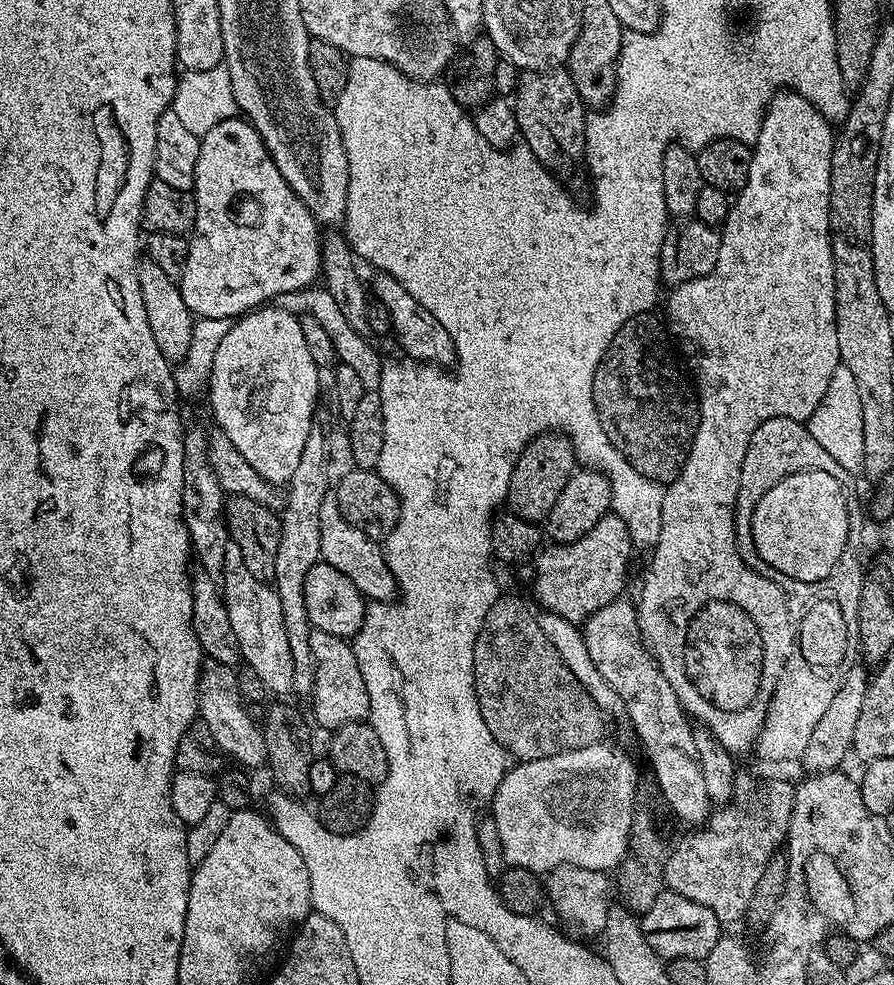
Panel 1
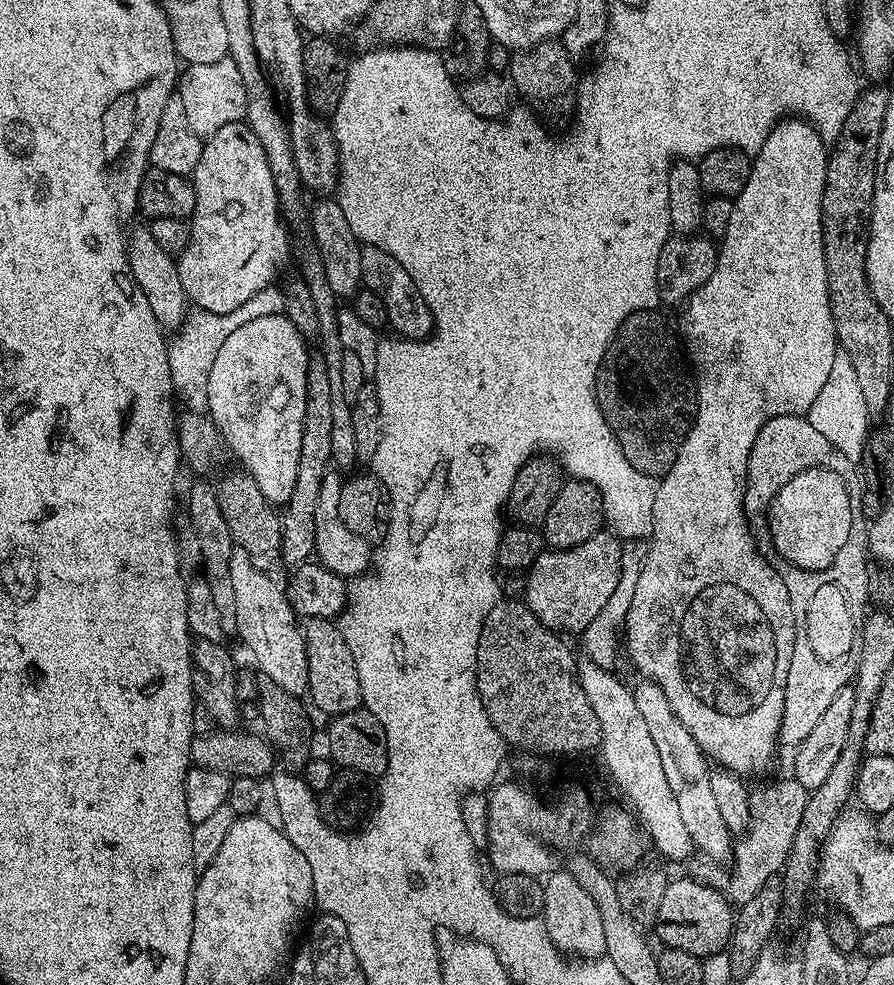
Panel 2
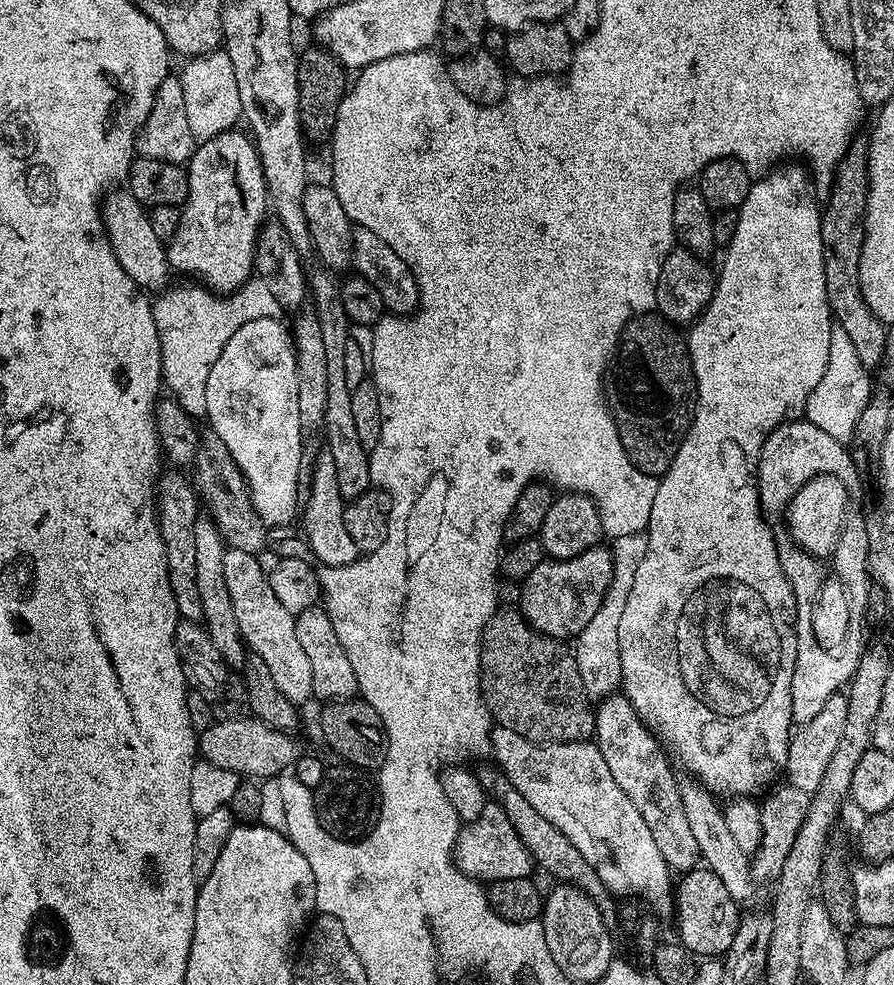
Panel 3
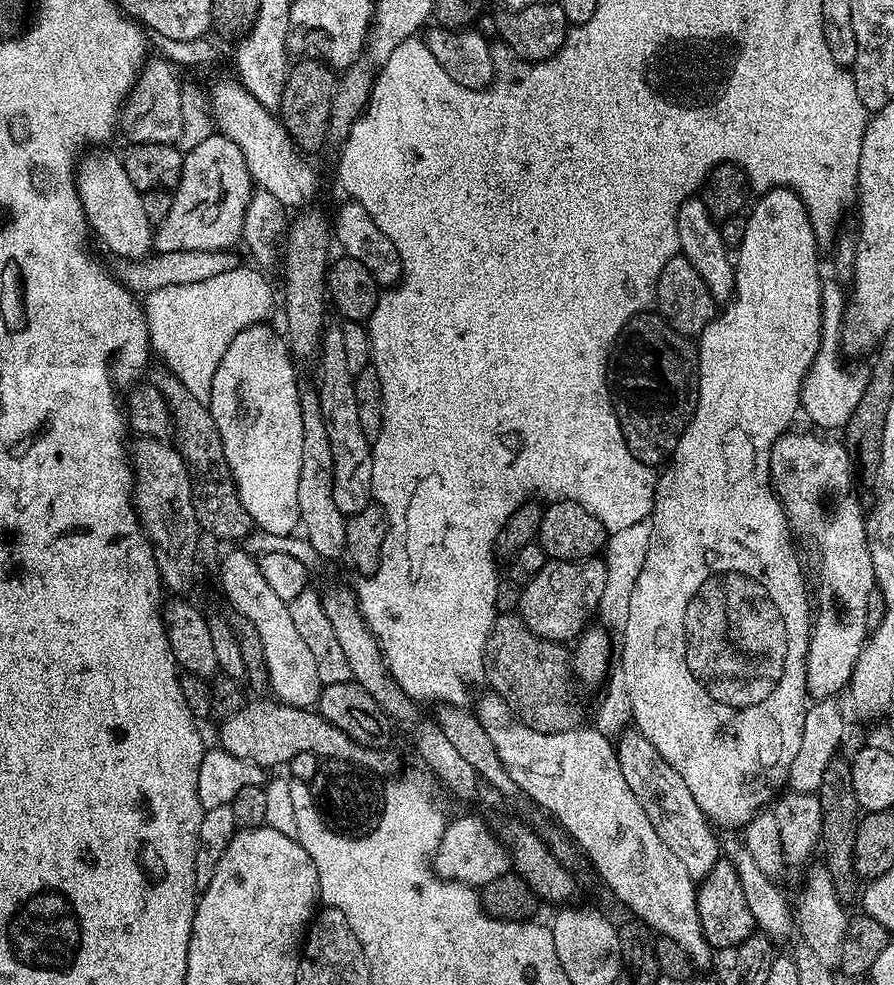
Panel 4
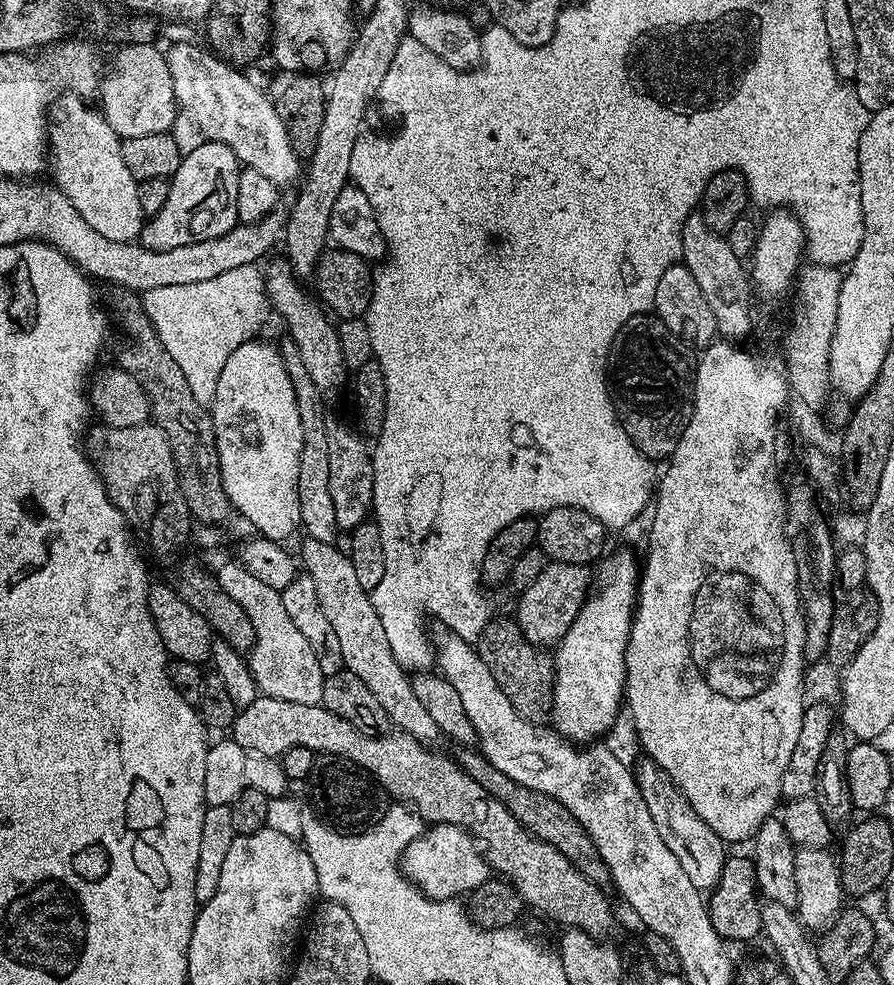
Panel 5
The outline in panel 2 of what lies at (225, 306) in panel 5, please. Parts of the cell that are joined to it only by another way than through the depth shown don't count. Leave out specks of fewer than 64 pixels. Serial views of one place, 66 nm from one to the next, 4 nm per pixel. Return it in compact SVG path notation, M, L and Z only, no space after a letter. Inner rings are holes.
M269 286L258 290L248 302L242 302L238 310L230 310L230 314L216 314L197 307L185 315L180 327L175 329L173 338L168 344L168 361L170 362L170 378L175 395L184 403L183 407L189 412L208 411L208 383L210 370L214 366L222 342L238 330L238 326L246 326L254 318L278 316L284 310L284 294L279 287Z

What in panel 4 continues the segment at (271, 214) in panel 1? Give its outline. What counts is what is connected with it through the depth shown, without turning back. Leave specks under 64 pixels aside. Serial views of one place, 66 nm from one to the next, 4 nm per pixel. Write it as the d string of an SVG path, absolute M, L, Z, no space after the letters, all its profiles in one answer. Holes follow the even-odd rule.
M221 134L184 152L180 184L172 192L170 214L154 228L154 248L162 252L223 252L241 243L244 215L254 191L242 151Z

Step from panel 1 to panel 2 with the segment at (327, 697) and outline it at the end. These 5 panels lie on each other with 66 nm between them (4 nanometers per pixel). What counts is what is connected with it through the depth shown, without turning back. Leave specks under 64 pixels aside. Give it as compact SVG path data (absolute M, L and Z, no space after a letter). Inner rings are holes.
M314 616L303 621L302 631L308 663L307 695L312 696L317 710L325 712L328 718L340 716L343 712L357 711L362 704L358 666L354 666L350 646L346 646L346 638L342 638L339 627L331 619Z

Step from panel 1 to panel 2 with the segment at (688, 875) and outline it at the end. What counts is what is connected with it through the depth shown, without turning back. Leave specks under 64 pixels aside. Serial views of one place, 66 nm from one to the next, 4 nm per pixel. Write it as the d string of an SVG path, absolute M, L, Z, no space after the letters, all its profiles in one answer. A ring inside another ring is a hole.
M794 778L776 780L760 788L748 797L748 826L735 841L732 850L732 877L728 880L726 896L733 905L745 904L762 885L783 869L792 852L792 843L802 822L802 810L806 810L809 789L803 788Z

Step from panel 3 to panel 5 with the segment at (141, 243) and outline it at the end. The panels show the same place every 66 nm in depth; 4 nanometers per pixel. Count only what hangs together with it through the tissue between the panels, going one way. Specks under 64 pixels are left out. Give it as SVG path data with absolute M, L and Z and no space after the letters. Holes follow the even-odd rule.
M75 94L56 97L50 109L50 123L46 137L46 152L50 157L51 179L66 198L106 238L114 242L132 242L144 229L146 219L140 205L140 186L126 170L122 158L121 137L110 130L103 112L92 108Z

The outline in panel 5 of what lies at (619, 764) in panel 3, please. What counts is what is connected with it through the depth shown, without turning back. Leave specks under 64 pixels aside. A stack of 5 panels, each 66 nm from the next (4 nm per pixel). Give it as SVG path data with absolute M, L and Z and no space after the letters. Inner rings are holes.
M640 762L635 765L636 785L646 802L646 810L650 810L650 818L654 818L654 827L662 842L674 853L674 858L682 862L682 870L690 877L690 882L701 890L715 888L720 880L726 859L725 841L720 839L698 814L694 814L694 806L682 794L682 790L655 762Z

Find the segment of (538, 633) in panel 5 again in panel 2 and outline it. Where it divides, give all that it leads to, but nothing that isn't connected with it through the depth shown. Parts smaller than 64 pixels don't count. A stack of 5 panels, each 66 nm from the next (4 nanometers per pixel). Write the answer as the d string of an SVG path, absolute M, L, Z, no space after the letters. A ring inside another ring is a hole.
M608 530L595 532L590 539L573 548L545 550L526 573L522 599L544 627L557 634L584 633L598 617L614 586L618 585L623 543Z

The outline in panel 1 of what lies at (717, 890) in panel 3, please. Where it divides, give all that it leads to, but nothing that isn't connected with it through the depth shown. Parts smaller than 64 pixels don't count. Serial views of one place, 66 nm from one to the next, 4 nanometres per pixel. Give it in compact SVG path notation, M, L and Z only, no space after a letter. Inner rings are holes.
M671 890L661 891L639 921L650 950L654 950L665 962L680 958L703 961L710 950L714 950L722 935L722 925L714 910Z

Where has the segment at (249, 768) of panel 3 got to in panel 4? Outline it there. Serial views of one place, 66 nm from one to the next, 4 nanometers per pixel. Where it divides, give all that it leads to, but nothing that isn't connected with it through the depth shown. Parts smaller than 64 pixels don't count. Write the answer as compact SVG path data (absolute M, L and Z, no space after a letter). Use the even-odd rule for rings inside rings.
M256 698L253 704L241 703L240 709L232 716L223 717L220 728L219 747L234 754L234 758L250 760L265 770L286 766L290 758L299 752L312 752L315 756L329 760L345 760L373 774L392 772L396 764L392 761L391 751L378 748L363 748L351 740L338 726L330 726L319 712L306 708L295 708L281 704L272 698Z

